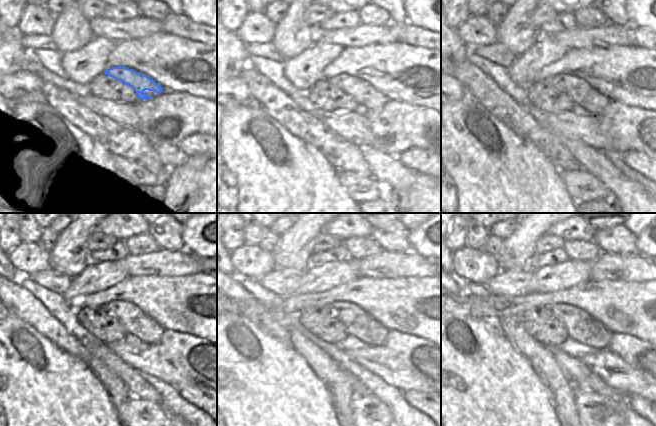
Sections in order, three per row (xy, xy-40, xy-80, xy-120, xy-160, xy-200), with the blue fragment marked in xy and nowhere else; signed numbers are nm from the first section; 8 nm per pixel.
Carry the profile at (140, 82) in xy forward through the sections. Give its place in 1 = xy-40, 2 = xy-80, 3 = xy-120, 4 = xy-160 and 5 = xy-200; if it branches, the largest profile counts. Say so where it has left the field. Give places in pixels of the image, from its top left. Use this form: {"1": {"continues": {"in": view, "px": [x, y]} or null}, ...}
{"1": {"continues": {"in": "xy-40", "px": [368, 98]}}, "2": {"continues": {"in": "xy-80", "px": [593, 102]}}, "3": {"continues": {"in": "xy-120", "px": [134, 320]}}, "4": {"continues": {"in": "xy-160", "px": [358, 323]}}, "5": {"continues": {"in": "xy-200", "px": [580, 326]}}}

